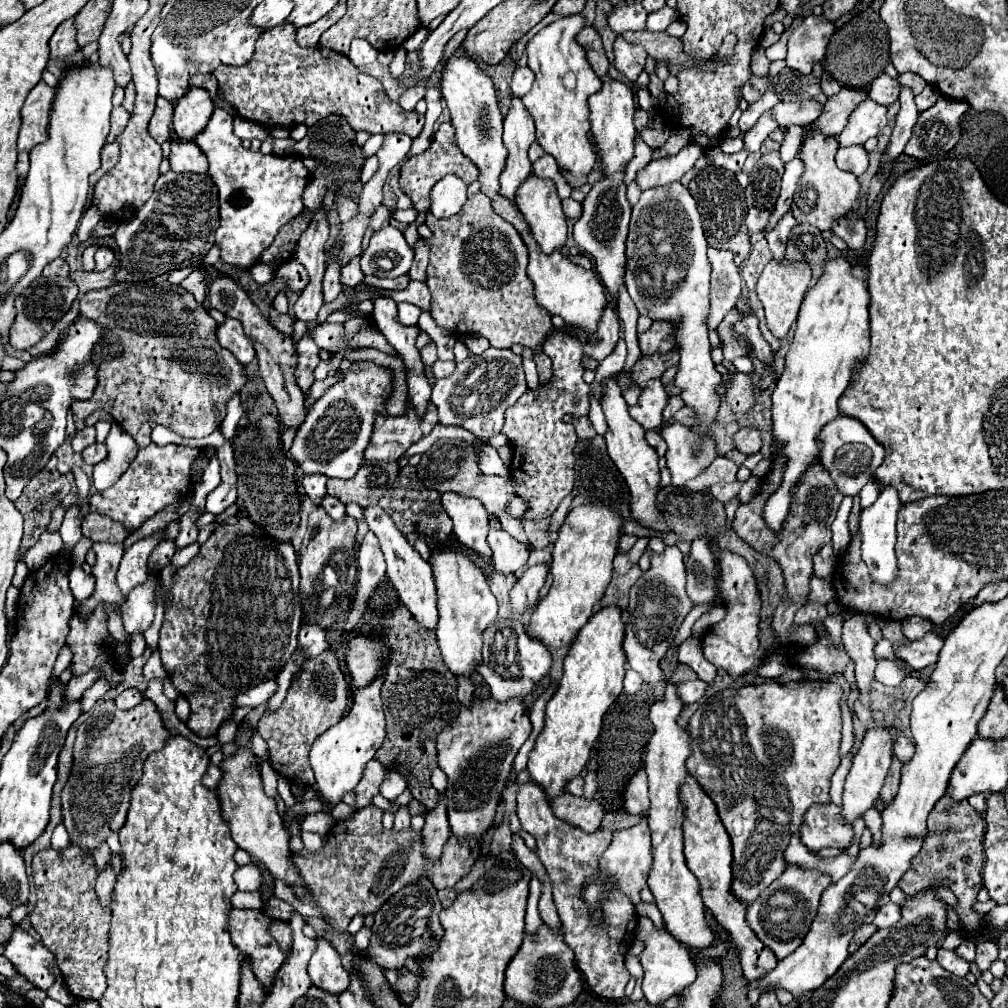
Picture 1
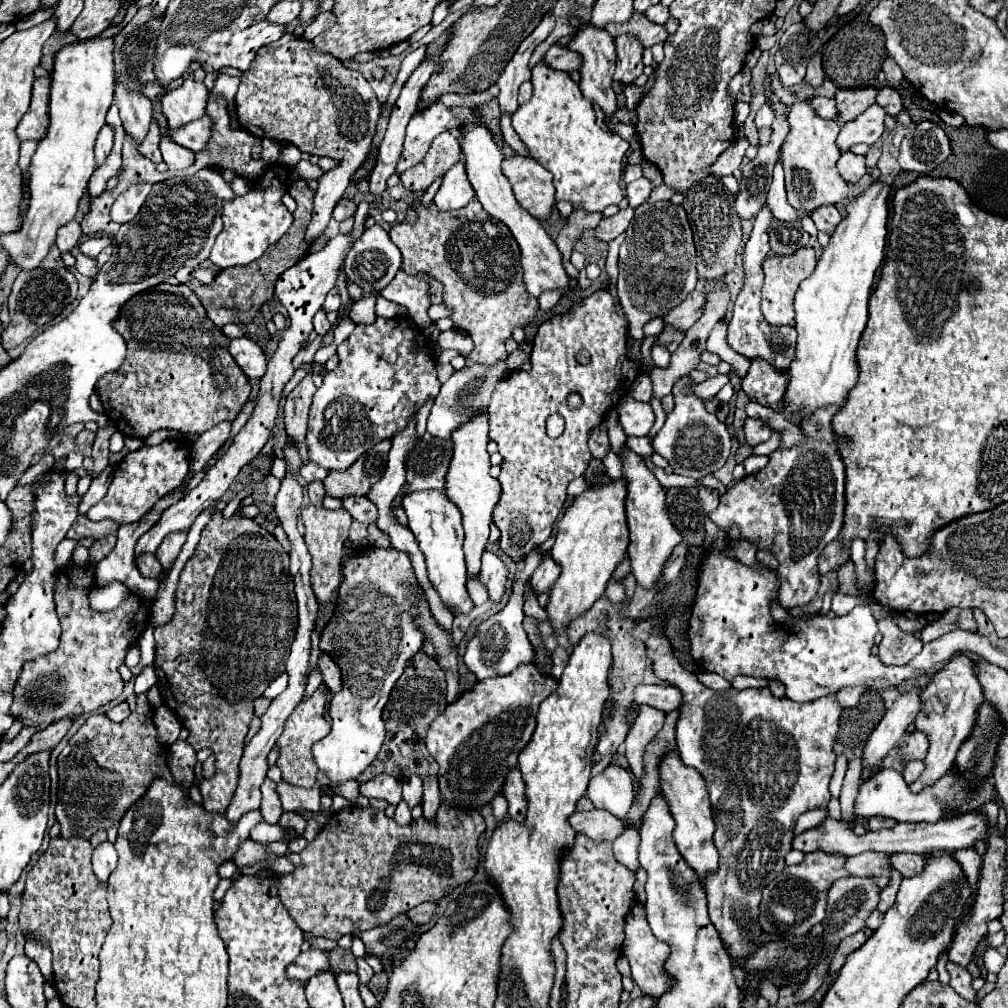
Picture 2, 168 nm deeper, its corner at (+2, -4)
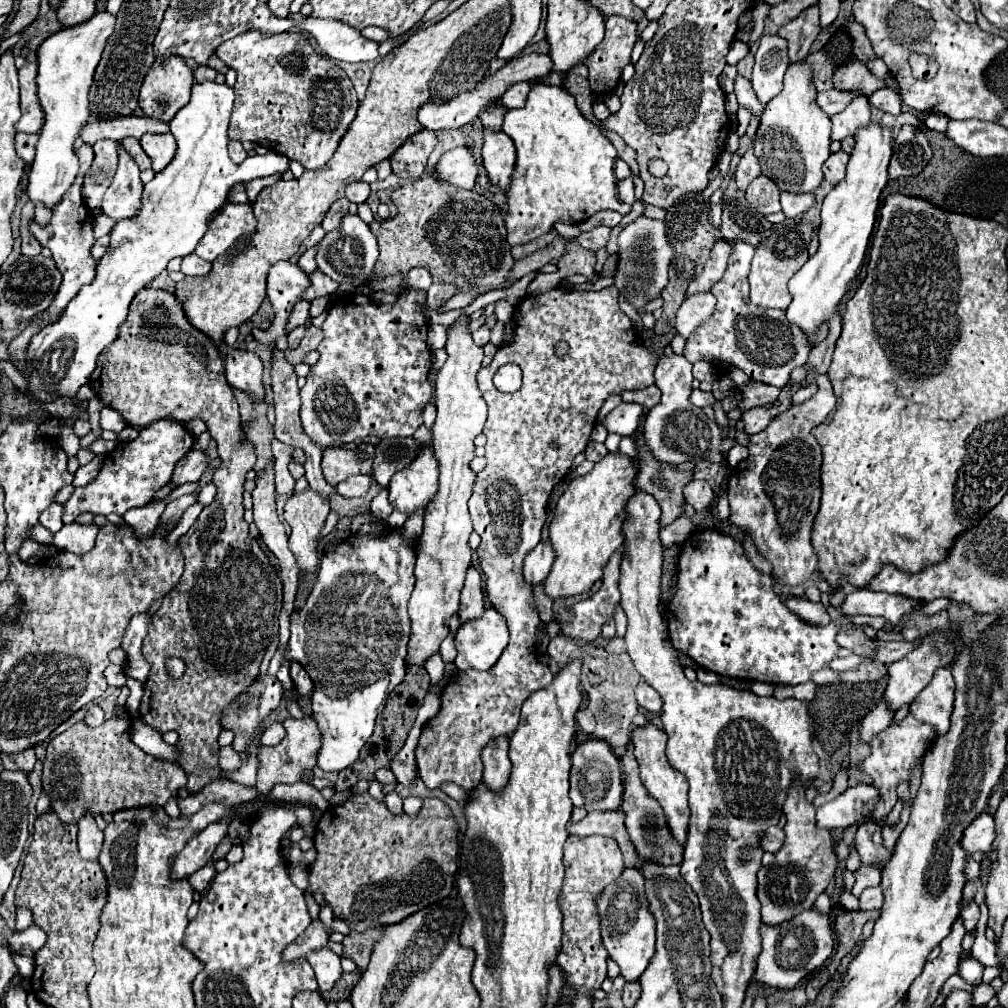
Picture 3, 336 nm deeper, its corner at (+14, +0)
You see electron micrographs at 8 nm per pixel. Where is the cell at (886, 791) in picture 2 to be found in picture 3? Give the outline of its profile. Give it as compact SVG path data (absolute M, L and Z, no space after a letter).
M856 784L846 788L832 802L824 804L816 812L818 824L824 828L848 828L860 818L870 818L880 802L878 788L874 784Z

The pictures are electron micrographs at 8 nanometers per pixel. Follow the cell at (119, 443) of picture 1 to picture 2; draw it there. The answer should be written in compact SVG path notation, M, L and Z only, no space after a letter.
M106 468L98 478L92 480L92 486L88 488L88 492L82 496L82 500L80 500L80 504L78 504L78 514L84 516L90 506L98 504L98 502L106 496L108 486L110 486L110 480L112 480L112 470L110 470L110 468Z

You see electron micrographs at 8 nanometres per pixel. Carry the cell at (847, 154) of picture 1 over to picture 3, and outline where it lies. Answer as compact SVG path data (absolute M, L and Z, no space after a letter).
M840 150L840 152L834 152L826 164L824 164L824 178L830 182L830 184L838 184L840 180L844 180L844 174L846 174L846 164L848 164L850 156Z

